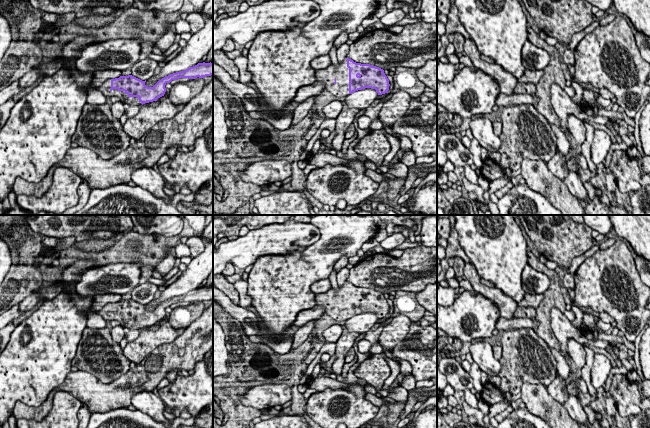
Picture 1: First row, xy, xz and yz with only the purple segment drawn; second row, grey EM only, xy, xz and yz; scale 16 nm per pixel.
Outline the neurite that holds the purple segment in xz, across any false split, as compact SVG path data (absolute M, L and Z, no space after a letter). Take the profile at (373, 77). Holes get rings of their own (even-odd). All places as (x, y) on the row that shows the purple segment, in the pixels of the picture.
M348 57L337 65L331 64L326 69L316 70L315 76L318 82L323 82L325 84L326 90L337 97L346 97L355 91L365 88L375 89L378 95L382 95L388 93L390 86L389 80L383 69L370 64L356 63Z

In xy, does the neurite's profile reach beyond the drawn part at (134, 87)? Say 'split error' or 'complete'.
split error

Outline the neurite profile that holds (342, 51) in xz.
M344 43L337 48L336 55L339 63L343 62L344 59L347 57L349 53L349 47L350 45Z

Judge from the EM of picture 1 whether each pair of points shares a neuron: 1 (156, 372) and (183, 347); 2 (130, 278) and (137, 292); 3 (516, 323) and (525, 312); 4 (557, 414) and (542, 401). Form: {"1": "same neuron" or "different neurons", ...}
{"1": "same neuron", "2": "different neurons", "3": "different neurons", "4": "same neuron"}

